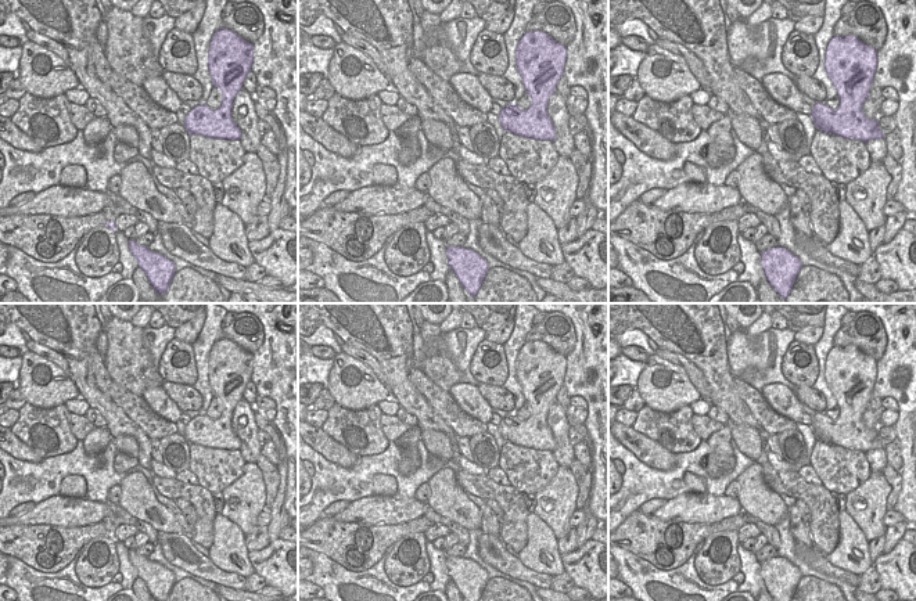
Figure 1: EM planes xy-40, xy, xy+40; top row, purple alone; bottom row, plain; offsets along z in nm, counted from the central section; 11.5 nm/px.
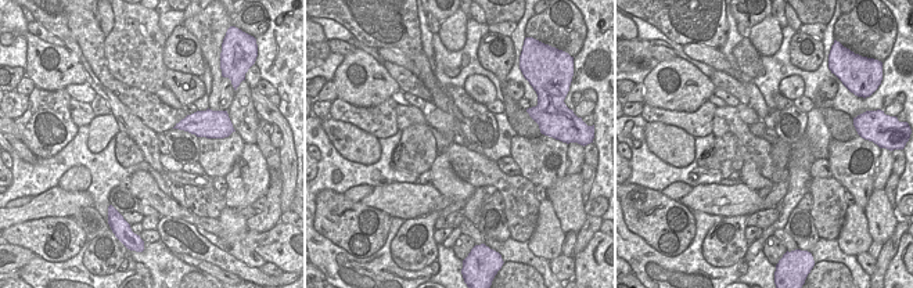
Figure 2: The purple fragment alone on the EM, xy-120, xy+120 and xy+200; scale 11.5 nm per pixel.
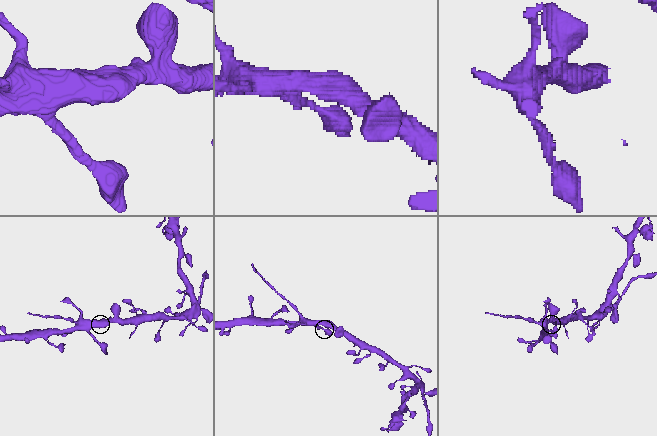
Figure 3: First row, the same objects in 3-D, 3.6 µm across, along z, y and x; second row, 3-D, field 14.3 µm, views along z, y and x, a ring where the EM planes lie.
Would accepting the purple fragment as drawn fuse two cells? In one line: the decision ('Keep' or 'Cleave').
Keep.

